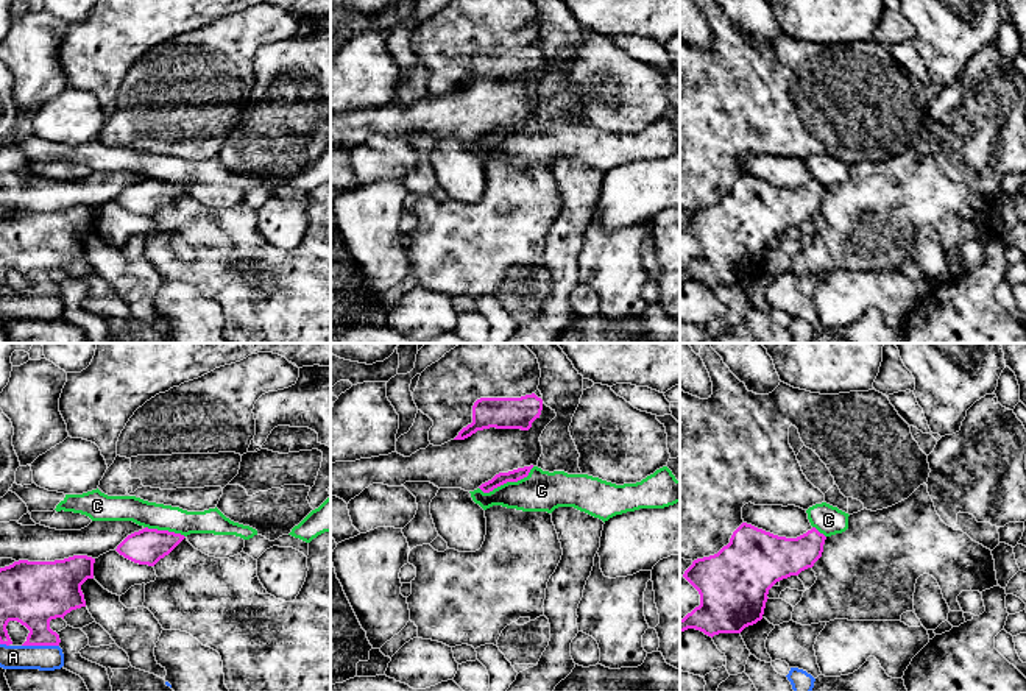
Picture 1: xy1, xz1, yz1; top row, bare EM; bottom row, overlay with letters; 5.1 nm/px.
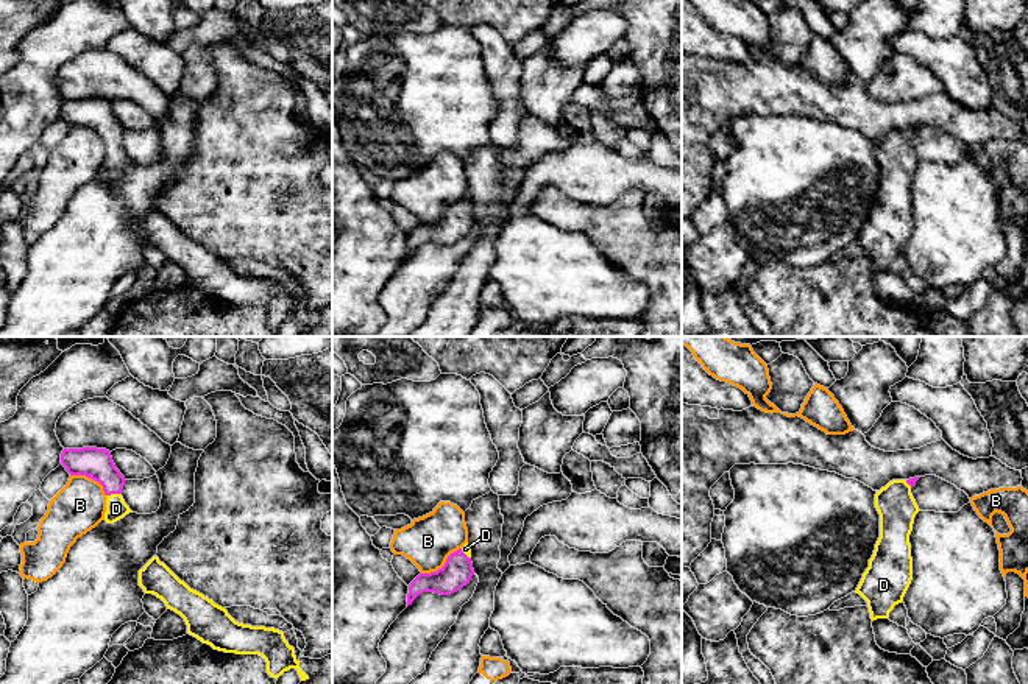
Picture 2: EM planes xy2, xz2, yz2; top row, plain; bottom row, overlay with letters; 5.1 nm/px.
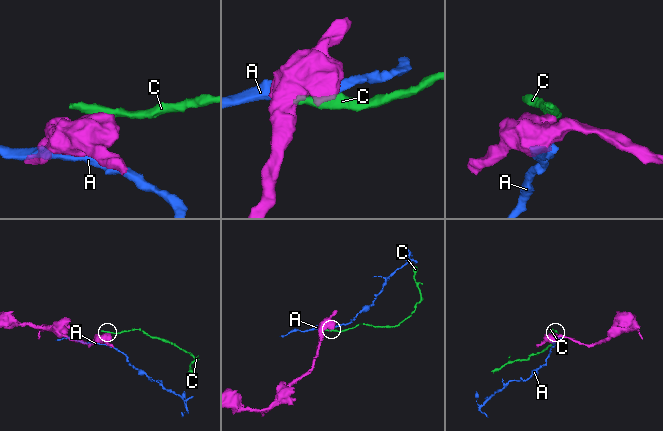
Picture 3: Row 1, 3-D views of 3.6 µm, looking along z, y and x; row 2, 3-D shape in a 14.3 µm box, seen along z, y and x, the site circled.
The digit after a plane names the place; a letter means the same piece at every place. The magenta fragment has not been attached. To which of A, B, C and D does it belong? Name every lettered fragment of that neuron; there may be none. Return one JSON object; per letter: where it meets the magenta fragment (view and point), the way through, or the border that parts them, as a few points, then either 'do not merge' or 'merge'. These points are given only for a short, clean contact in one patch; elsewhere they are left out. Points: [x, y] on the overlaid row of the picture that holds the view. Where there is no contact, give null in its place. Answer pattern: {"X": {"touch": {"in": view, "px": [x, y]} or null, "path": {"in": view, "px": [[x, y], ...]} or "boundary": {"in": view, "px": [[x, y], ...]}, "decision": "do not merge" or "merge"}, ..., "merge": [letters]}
{"A": {"touch": {"in": "xy1", "px": [41, 644]}, "decision": "do not merge"}, "B": {"touch": {"in": "xz2", "px": [443, 566]}, "decision": "do not merge"}, "C": {"touch": {"in": "xz1", "px": [507, 481]}, "boundary": {"in": "xz1", "px": [[534, 467], [516, 481], [507, 481], [488, 492], [479, 489]]}, "decision": "do not merge"}, "D": {"touch": {"in": "xy2", "px": [113, 493]}, "path": {"in": "xy2", "px": [[95, 463], [111, 479], [113, 493], [116, 508]]}, "decision": "merge"}, "merge": ["D"]}

